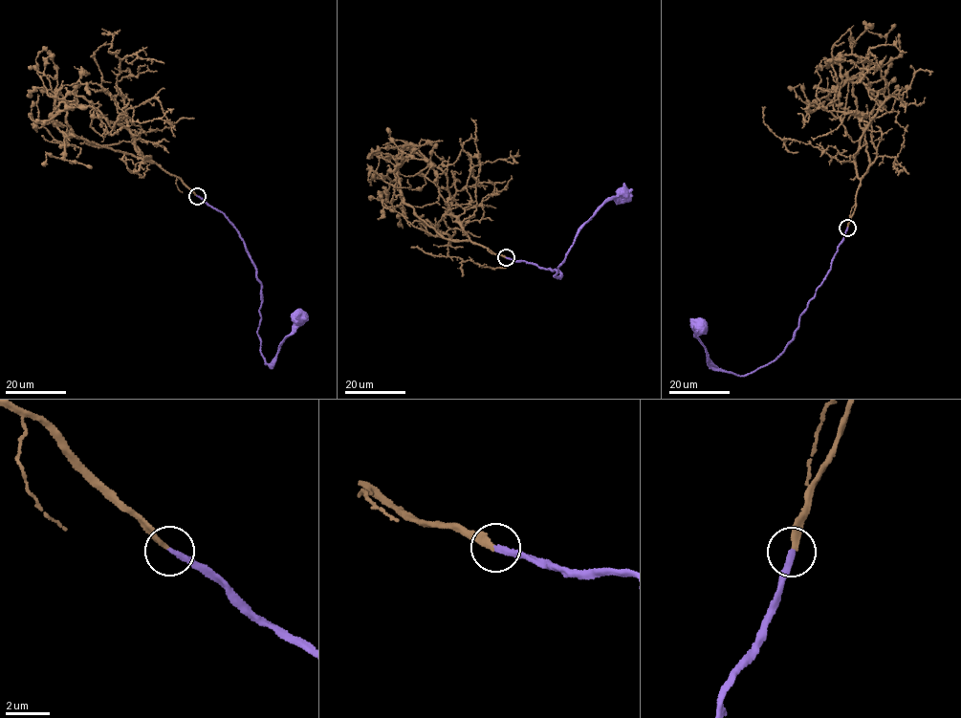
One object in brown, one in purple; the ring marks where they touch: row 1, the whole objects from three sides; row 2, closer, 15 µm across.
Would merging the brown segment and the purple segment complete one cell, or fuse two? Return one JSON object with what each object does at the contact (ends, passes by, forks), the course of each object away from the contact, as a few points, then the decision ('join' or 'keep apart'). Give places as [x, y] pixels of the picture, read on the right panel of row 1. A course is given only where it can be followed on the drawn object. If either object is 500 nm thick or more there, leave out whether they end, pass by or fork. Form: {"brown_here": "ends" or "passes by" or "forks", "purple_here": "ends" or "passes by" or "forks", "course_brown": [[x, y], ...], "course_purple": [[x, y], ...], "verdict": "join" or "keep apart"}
{"brown_here": "ends", "purple_here": "ends", "course_brown": [[847, 228], [870, 163], [853, 92], [863, 65], [852, 45], [867, 30], [883, 36], [893, 26], [891, 30]], "course_purple": [[847, 228], [795, 336], [766, 365], [745, 375], [722, 371], [697, 337], [698, 322]], "verdict": "join"}

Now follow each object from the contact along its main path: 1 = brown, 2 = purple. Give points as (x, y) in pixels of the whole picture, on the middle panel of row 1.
1: (506, 258), (470, 241), (443, 238), (419, 219), (402, 194), (393, 156), (379, 159), (373, 178), (388, 178)
2: (506, 257), (540, 269), (559, 271), (560, 278), (554, 275), (576, 234), (600, 206), (619, 191), (622, 192)

